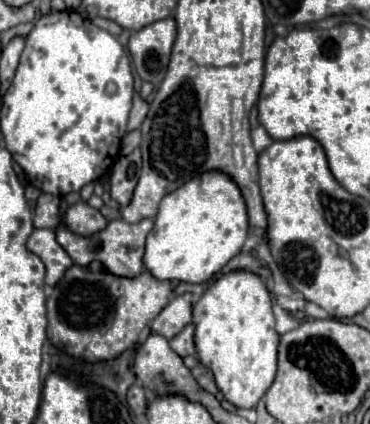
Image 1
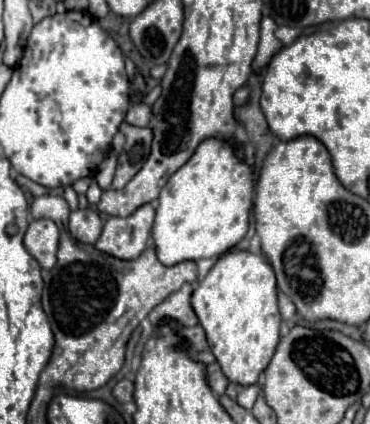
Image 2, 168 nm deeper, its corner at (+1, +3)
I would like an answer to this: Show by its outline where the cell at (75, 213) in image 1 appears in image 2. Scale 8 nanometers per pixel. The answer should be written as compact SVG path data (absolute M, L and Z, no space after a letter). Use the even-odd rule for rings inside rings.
M91 207L77 209L69 215L69 233L81 241L81 243L95 243L101 235L103 223L99 219L99 213Z

